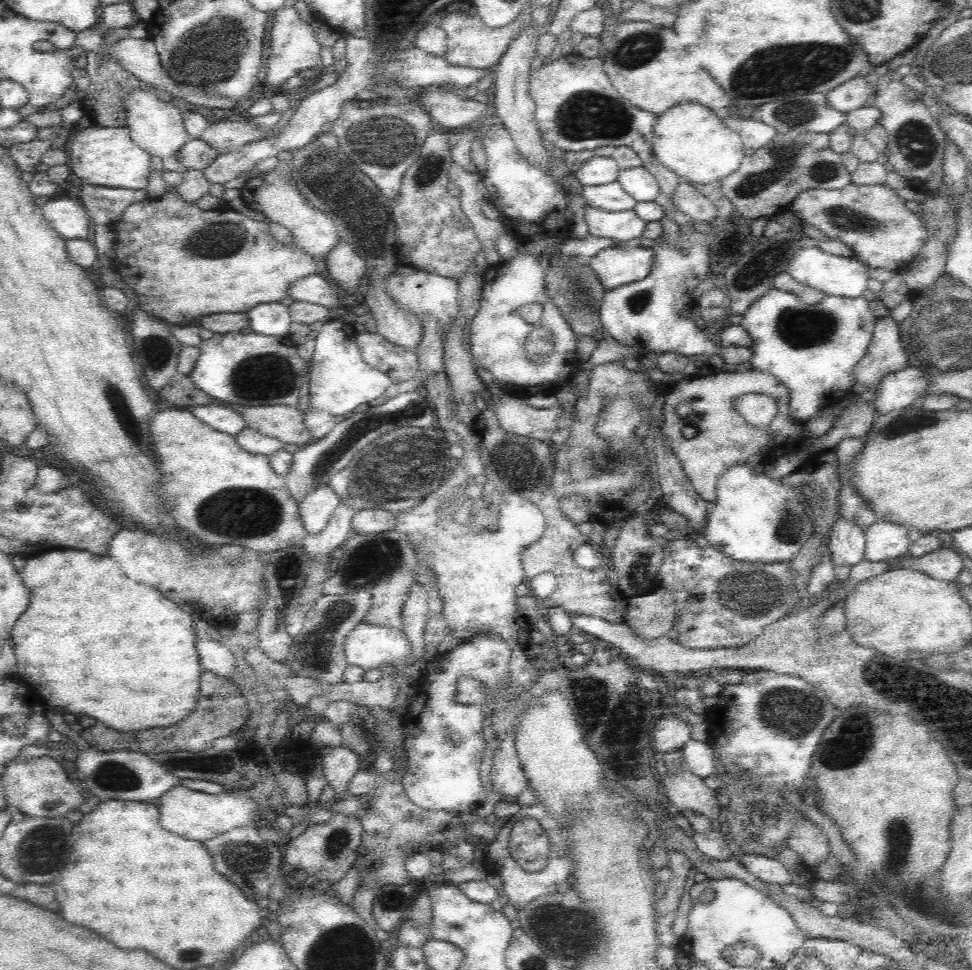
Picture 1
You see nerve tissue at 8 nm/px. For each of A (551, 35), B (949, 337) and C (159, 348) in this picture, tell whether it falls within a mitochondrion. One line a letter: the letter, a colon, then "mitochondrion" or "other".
A: other
B: mitochondrion
C: mitochondrion

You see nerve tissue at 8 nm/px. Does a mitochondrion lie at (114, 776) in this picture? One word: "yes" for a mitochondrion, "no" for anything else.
yes

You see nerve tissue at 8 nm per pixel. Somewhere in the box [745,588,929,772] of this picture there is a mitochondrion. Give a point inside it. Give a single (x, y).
(791, 712)

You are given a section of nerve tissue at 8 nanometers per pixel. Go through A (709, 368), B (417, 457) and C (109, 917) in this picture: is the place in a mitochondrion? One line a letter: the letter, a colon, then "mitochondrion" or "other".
A: other
B: mitochondrion
C: other

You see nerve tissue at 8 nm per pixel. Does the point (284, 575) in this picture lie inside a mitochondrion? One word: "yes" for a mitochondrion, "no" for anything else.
yes

